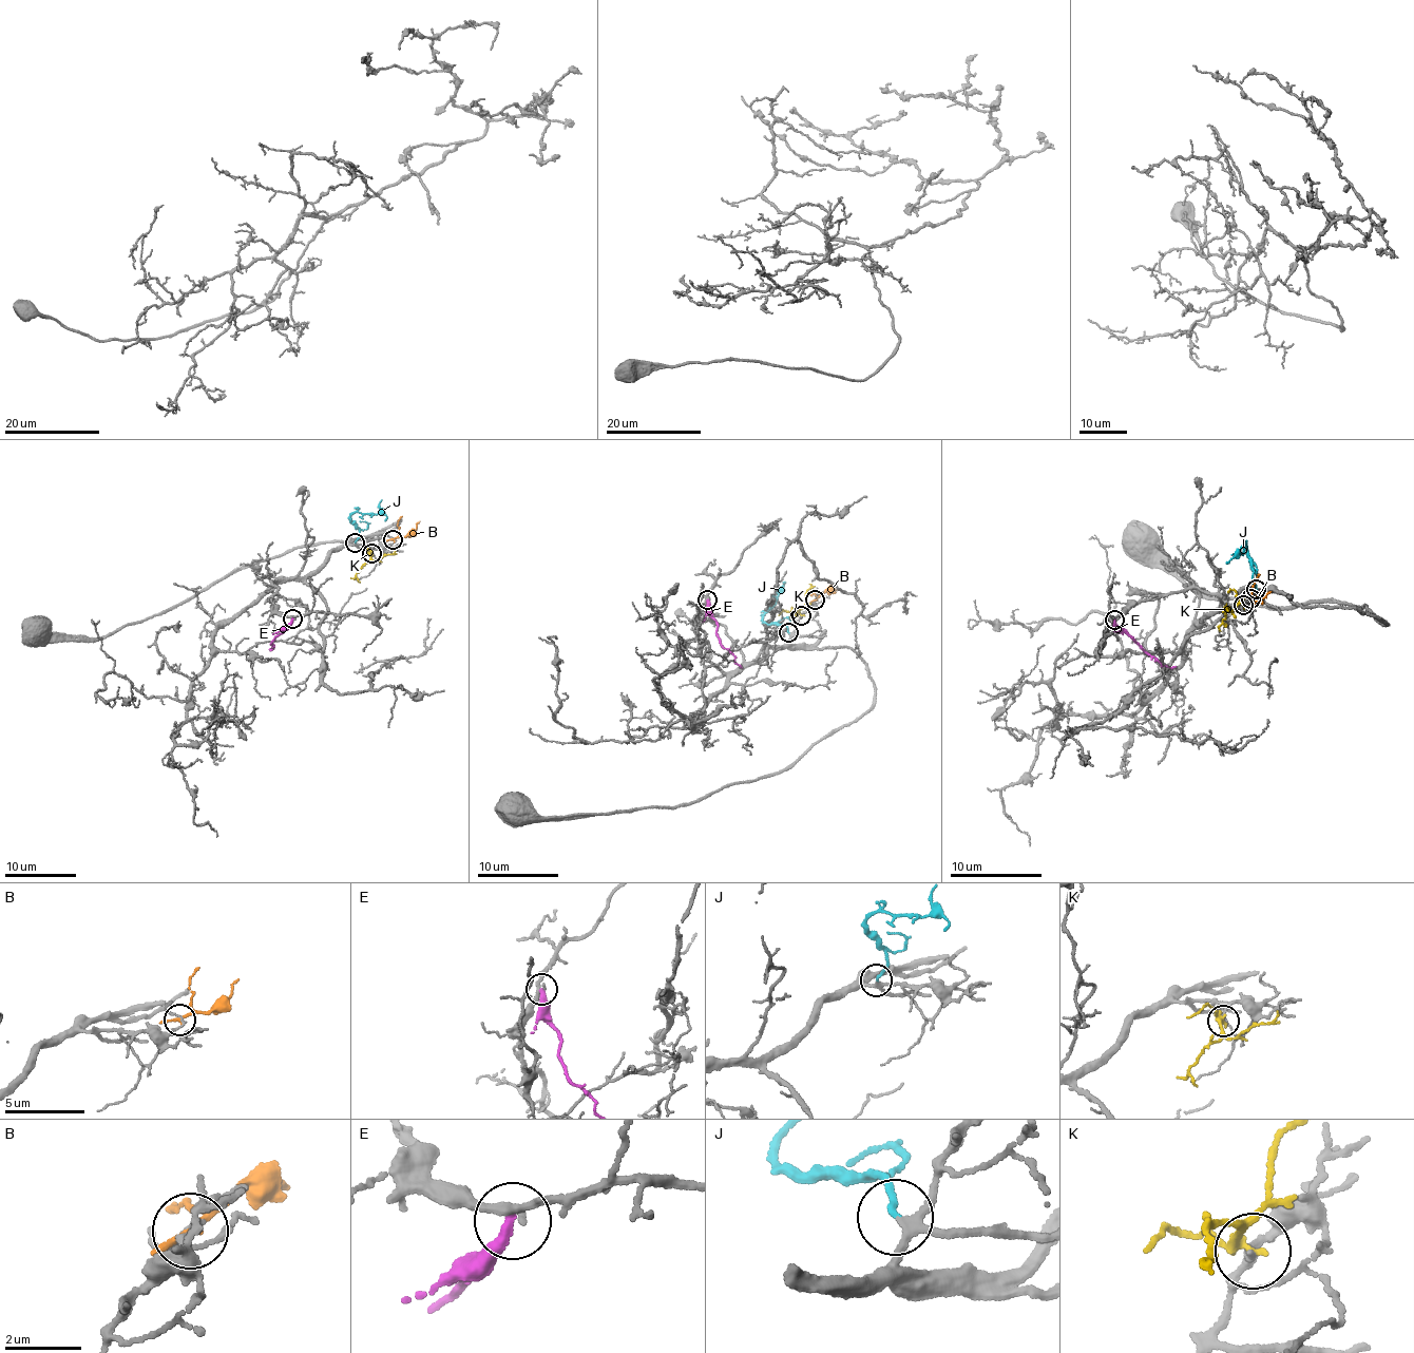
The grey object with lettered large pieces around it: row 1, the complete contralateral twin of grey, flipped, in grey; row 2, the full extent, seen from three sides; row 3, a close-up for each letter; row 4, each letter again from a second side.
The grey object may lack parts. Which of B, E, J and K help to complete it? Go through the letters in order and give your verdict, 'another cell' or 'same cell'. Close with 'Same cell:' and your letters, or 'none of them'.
B: another cell
E: another cell
J: same cell
K: another cell
Same cell: J

